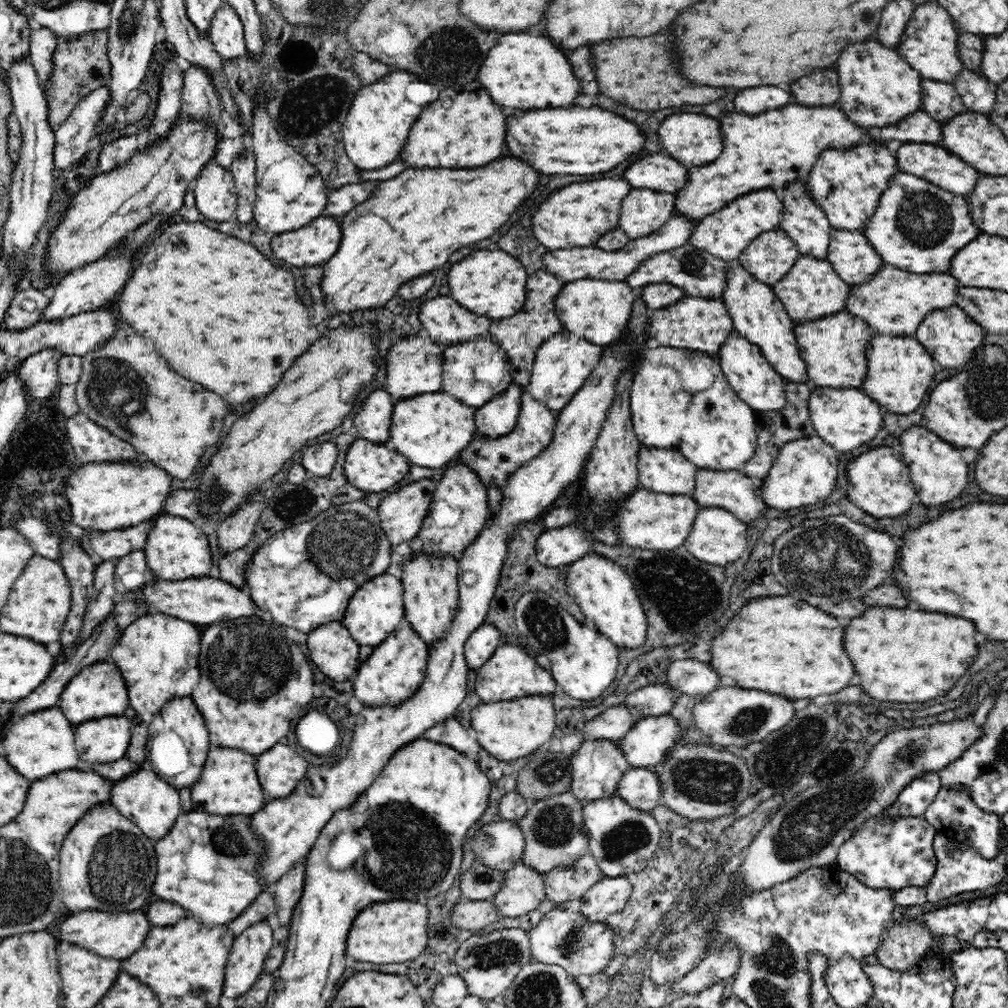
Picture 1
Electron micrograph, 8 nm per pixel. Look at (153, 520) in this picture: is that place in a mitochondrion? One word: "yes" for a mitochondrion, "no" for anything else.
no

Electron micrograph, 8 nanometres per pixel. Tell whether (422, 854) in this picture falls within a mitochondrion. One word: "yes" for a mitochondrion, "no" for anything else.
yes

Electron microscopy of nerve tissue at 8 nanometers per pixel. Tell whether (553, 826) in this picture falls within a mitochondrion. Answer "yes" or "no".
yes

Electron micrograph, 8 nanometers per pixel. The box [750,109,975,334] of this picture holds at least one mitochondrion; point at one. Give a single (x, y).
(923, 219)

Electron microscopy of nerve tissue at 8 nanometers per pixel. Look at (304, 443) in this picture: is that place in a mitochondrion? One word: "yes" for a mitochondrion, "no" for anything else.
no

